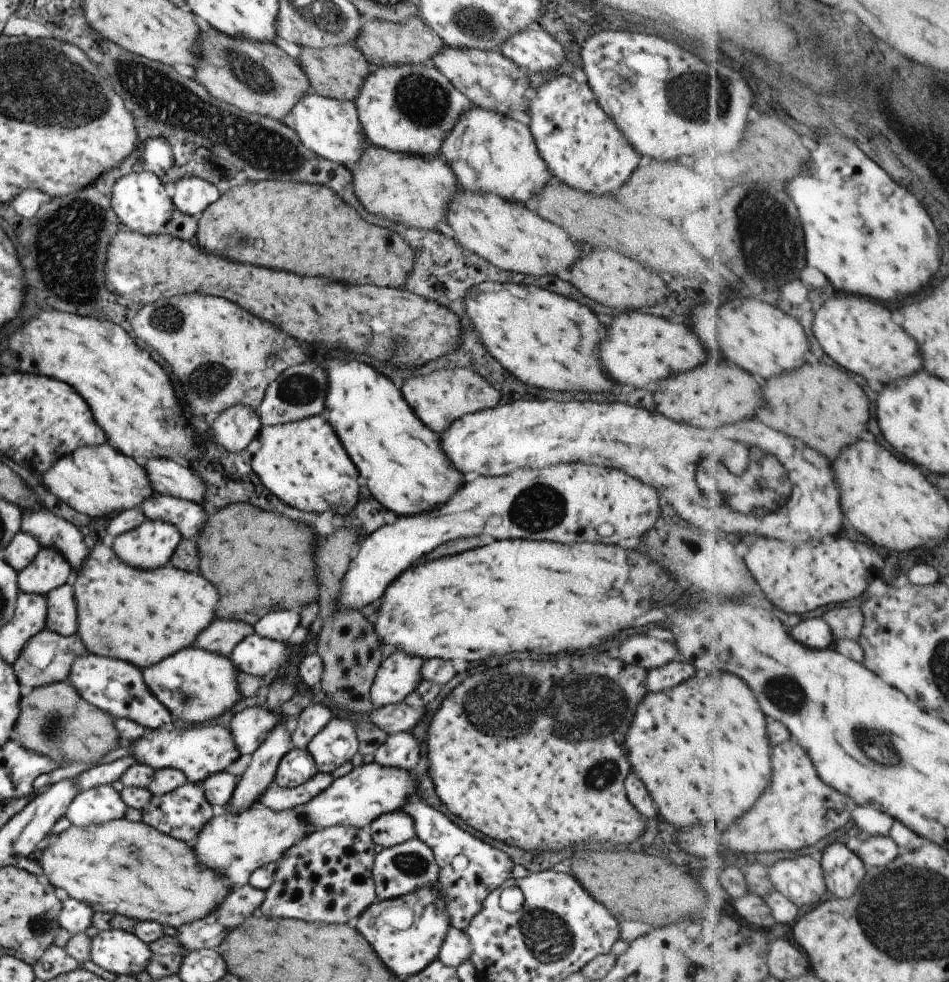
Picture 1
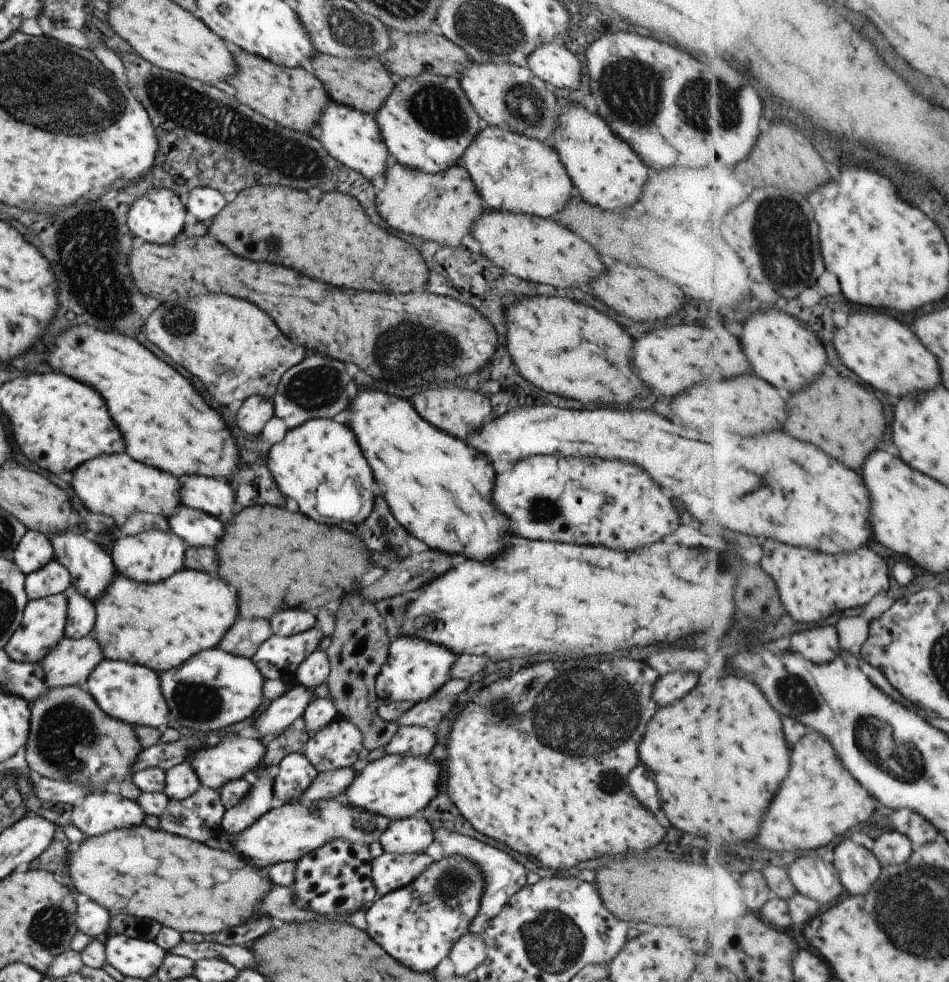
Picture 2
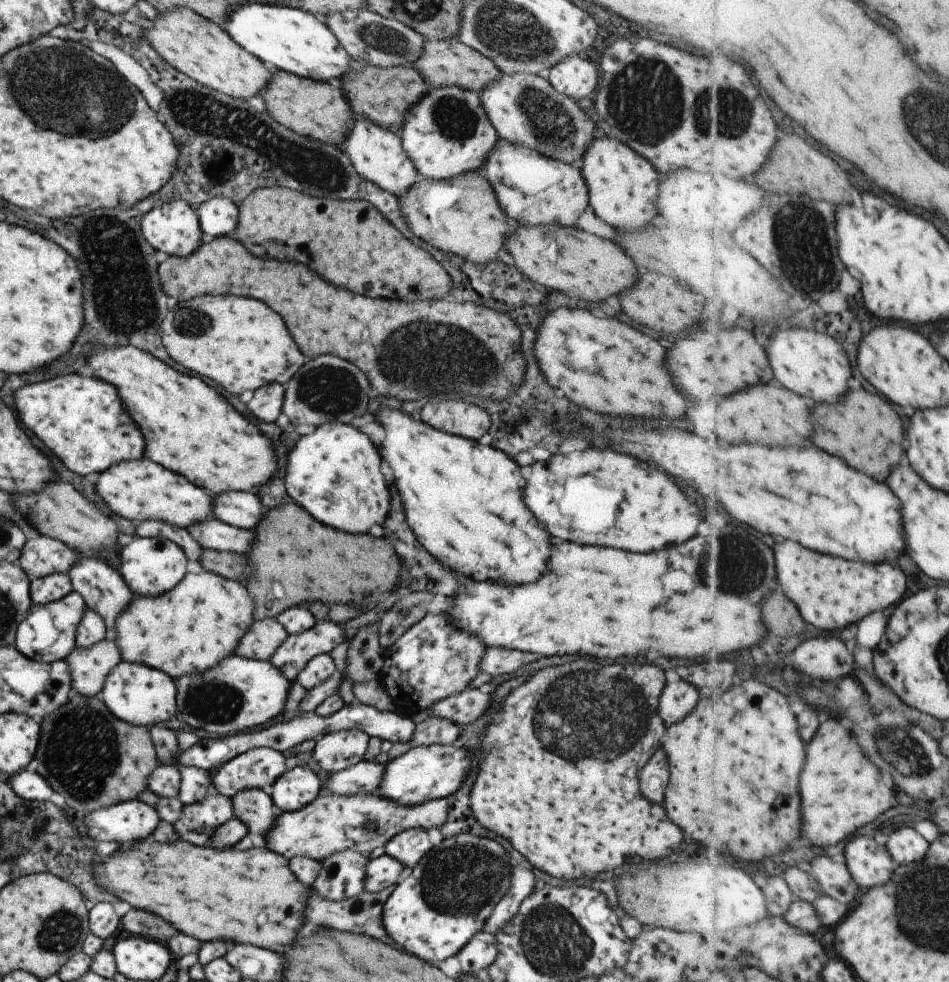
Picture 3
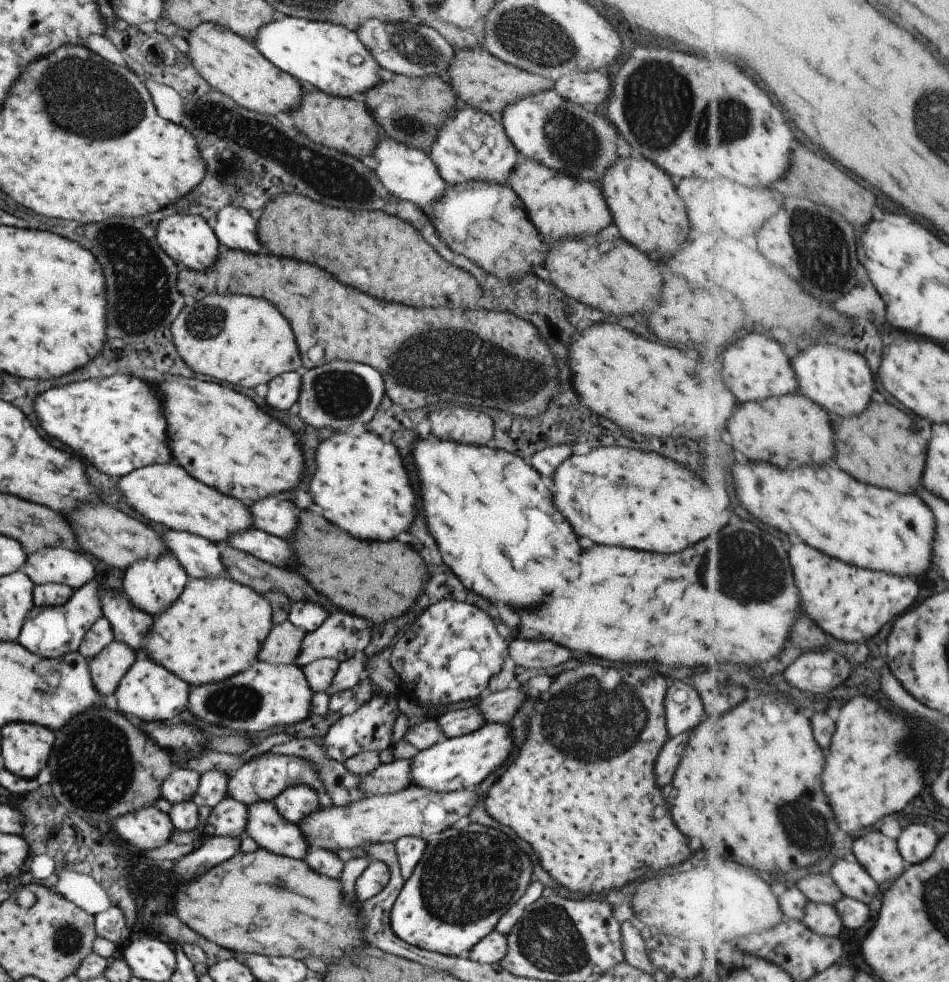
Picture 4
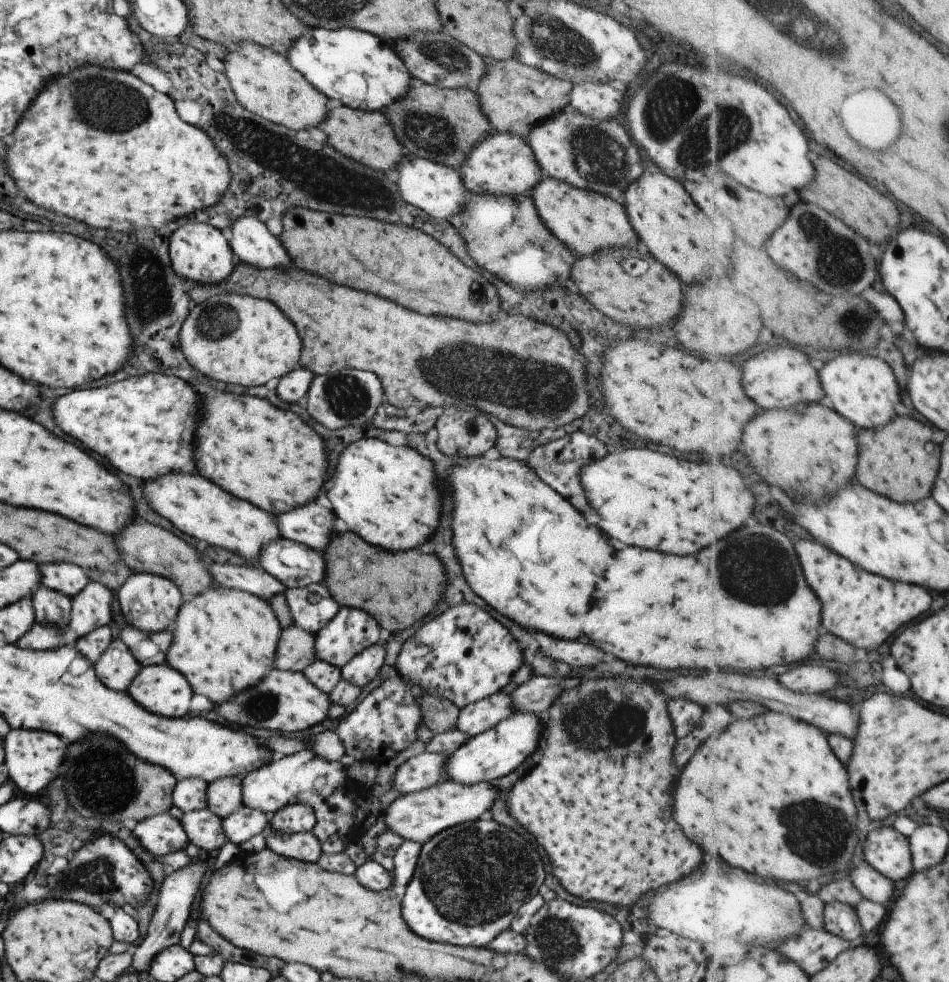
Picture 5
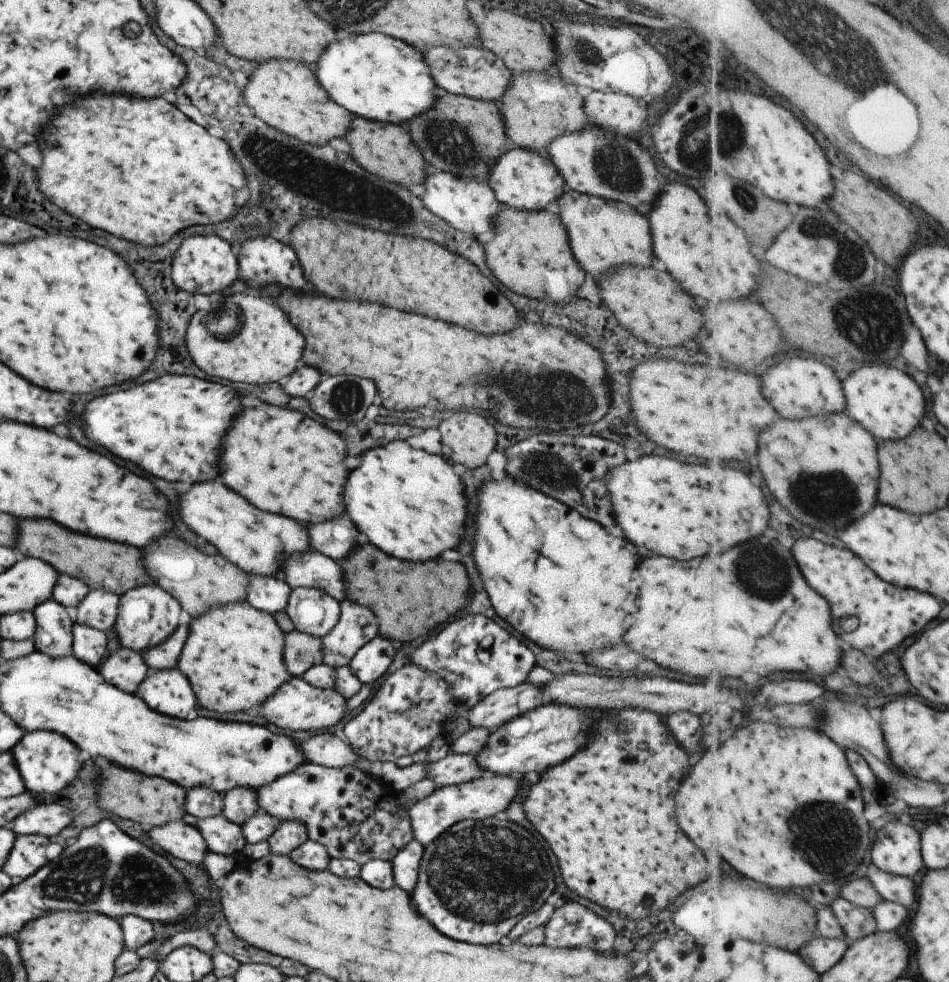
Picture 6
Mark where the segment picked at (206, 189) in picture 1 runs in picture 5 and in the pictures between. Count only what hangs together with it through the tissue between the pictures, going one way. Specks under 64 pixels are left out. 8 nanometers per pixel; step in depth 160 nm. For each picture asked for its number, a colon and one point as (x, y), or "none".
2: (203, 203)
3: (217, 216)
4: (235, 227)
5: (254, 244)

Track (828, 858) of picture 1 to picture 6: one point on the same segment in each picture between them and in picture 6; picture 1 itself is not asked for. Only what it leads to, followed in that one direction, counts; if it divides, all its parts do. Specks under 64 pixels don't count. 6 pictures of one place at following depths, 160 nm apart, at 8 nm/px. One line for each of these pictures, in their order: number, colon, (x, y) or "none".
2: (858, 868)
3: (871, 864)
4: (879, 854)
5: (886, 849)
6: (898, 850)

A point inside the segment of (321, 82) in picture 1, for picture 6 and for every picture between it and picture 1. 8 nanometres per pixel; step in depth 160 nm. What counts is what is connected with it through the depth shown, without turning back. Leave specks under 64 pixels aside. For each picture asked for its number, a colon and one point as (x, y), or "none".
2: (363, 84)
3: (383, 95)
4: (410, 110)
5: (443, 125)
6: (461, 136)

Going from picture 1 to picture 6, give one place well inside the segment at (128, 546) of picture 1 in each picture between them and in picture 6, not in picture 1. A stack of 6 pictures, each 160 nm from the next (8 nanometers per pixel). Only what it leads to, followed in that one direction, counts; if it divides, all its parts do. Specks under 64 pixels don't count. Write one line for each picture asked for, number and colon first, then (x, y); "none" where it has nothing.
2: (151, 556)
3: (148, 567)
4: (150, 585)
5: (149, 603)
6: (147, 615)

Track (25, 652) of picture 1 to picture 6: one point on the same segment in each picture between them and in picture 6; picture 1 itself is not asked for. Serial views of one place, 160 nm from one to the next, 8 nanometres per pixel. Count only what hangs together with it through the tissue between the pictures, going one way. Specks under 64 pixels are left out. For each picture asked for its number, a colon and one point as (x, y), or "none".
2: (67, 664)
3: (87, 667)
4: (107, 667)
5: (116, 667)
6: (125, 669)

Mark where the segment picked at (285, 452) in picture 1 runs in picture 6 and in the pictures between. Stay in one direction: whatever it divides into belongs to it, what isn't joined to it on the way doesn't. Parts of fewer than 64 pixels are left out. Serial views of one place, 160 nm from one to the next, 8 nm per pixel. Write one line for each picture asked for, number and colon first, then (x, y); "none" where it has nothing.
2: (318, 464)
3: (335, 473)
4: (360, 483)
5: (397, 488)
6: (408, 503)

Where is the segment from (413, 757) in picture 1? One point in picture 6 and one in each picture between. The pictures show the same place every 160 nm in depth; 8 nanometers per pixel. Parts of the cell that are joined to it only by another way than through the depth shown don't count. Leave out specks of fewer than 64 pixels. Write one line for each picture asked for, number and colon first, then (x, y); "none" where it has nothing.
2: (408, 740)
3: (433, 730)
4: (455, 723)
5: (471, 719)
6: (497, 708)

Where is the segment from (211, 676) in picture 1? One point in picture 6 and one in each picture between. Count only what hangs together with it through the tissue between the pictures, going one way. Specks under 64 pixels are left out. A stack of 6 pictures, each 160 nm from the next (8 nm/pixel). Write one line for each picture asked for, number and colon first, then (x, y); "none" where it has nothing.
2: (214, 689)
3: (238, 693)
4: (264, 695)
5: (285, 701)
6: (297, 705)

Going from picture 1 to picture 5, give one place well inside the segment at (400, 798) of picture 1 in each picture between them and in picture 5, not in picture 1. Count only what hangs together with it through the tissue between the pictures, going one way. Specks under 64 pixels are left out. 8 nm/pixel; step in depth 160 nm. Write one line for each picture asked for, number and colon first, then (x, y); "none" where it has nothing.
2: (393, 787)
3: (424, 773)
4: (462, 762)
5: (492, 753)

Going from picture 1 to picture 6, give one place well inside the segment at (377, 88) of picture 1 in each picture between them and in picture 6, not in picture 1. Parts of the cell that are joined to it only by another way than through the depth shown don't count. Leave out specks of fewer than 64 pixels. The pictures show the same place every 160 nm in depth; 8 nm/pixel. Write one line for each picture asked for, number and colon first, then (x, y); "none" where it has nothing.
2: (427, 122)
3: (446, 133)
4: (470, 146)
5: (503, 164)
6: (522, 179)

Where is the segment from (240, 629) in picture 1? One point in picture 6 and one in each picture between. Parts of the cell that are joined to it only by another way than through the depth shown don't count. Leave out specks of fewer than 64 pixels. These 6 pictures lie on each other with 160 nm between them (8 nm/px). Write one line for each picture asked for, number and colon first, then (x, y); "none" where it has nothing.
2: (243, 637)
3: (262, 638)
4: (281, 646)
5: (294, 651)
6: (301, 651)

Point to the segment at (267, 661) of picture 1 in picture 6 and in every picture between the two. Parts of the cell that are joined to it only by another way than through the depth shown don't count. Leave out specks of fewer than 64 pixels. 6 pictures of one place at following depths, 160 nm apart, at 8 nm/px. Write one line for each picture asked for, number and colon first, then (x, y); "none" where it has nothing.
2: (277, 658)
3: (289, 658)
4: (341, 635)
5: (351, 630)
6: (356, 625)

